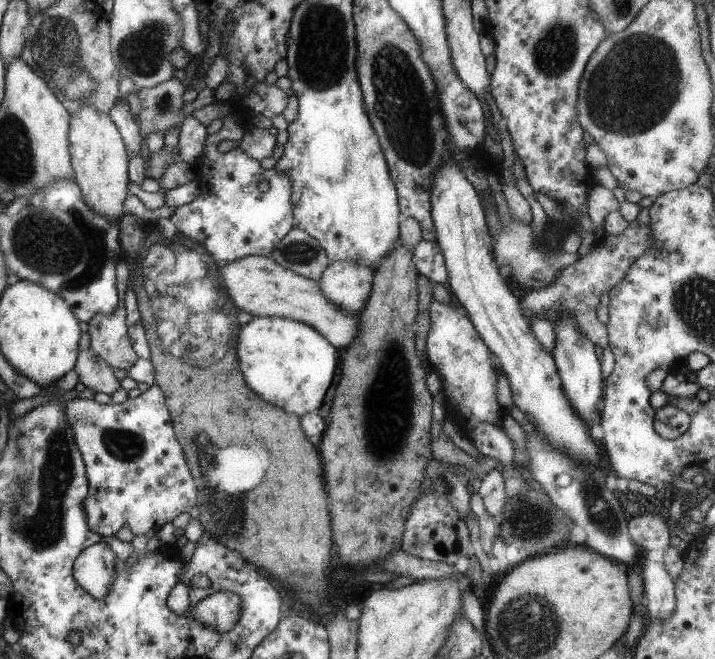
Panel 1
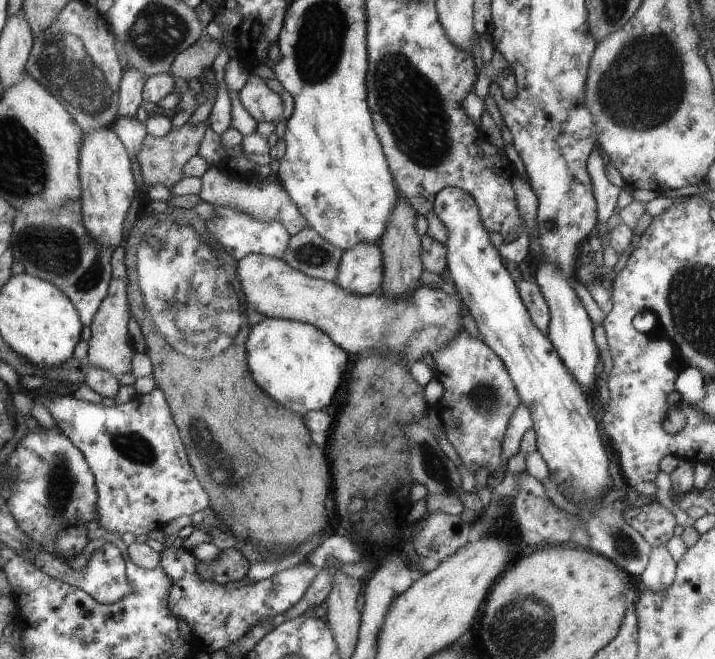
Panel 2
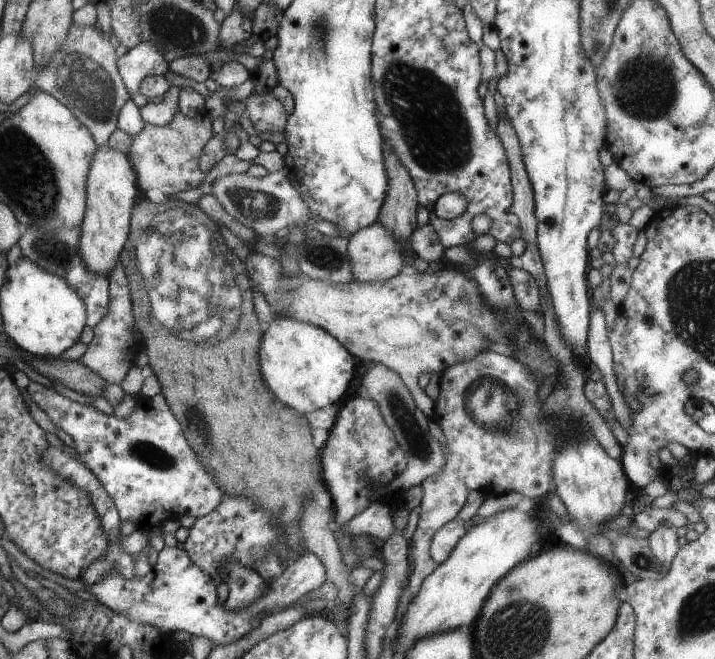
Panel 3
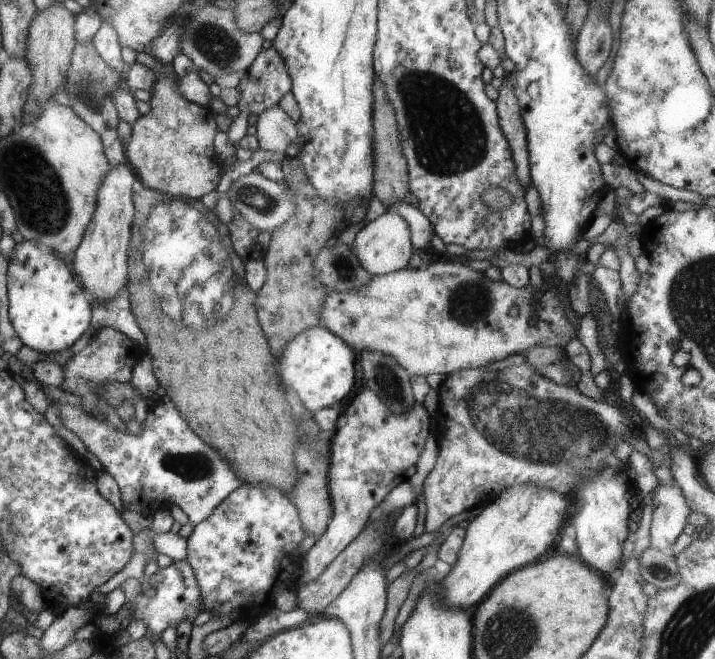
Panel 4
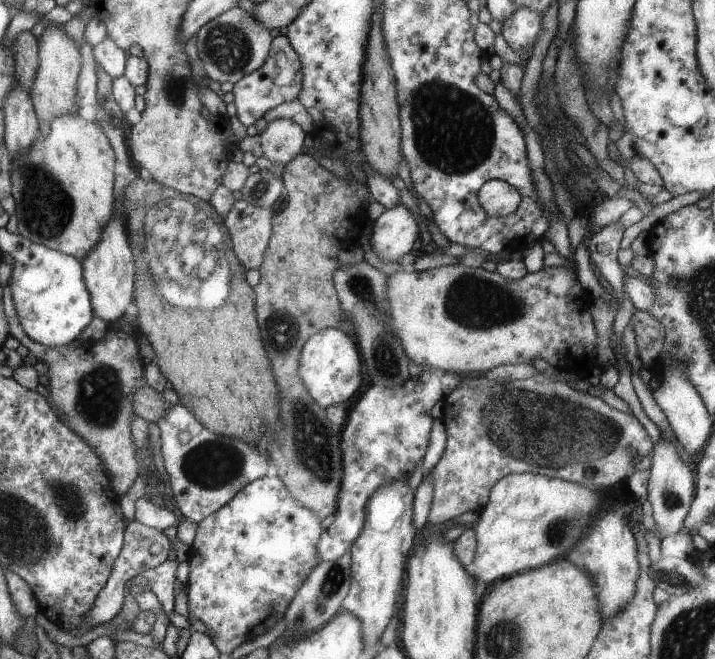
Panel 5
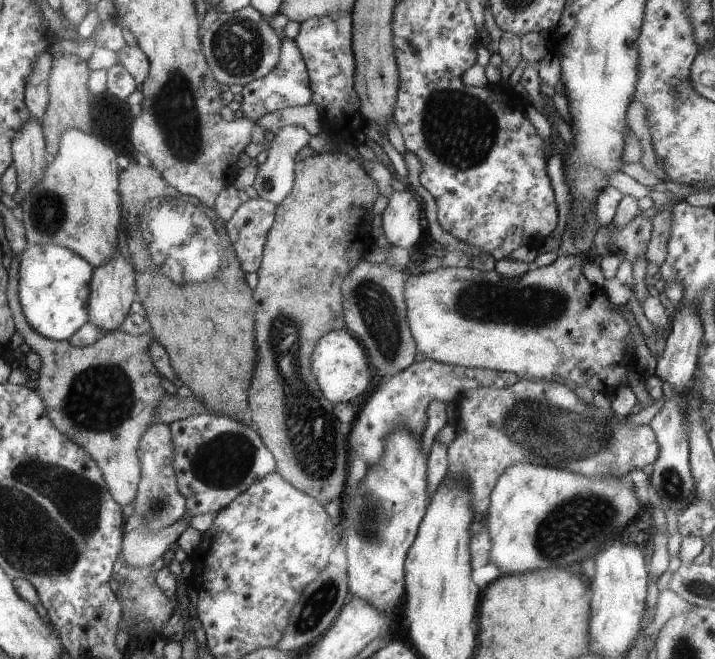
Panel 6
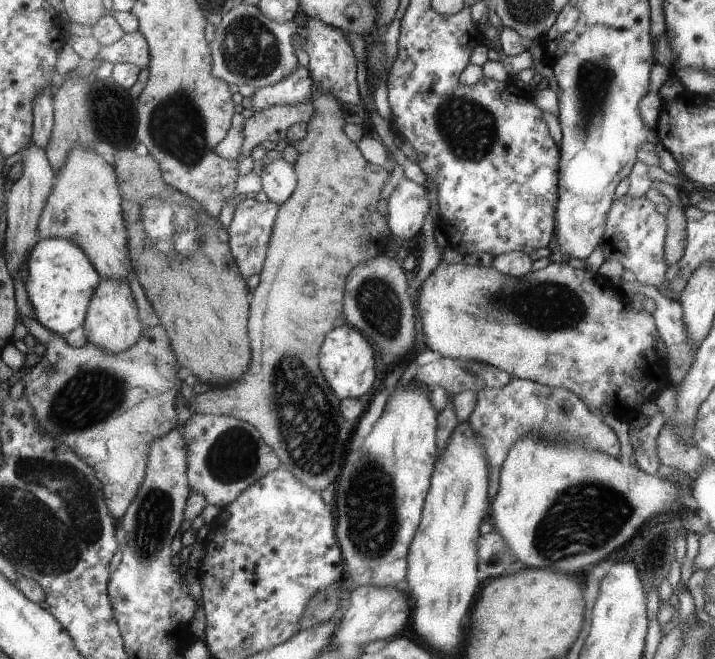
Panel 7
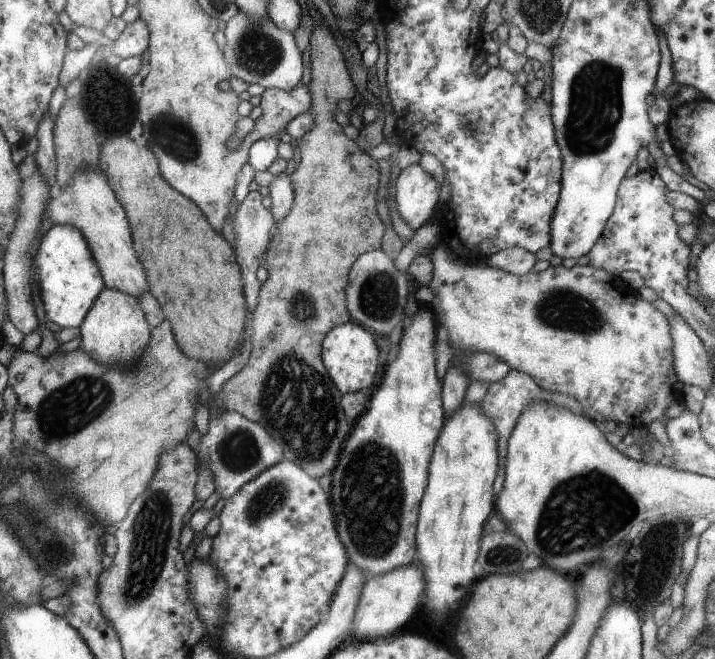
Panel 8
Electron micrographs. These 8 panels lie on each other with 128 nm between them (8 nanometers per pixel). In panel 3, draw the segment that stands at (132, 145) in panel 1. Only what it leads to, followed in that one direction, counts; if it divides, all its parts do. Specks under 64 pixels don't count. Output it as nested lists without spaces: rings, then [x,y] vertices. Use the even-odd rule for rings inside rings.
[[[139,42],[132,46],[117,58],[116,65],[129,95],[138,92],[143,78],[161,75],[168,70],[168,63],[151,42]]]

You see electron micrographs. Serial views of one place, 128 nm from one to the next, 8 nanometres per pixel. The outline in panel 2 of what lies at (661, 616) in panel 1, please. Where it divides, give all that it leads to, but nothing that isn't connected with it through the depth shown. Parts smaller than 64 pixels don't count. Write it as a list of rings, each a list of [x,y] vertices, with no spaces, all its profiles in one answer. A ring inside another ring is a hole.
[[[665,546],[650,549],[648,556],[647,566],[636,580],[641,580],[641,584],[645,584],[649,592],[663,594],[673,582],[676,562]]]

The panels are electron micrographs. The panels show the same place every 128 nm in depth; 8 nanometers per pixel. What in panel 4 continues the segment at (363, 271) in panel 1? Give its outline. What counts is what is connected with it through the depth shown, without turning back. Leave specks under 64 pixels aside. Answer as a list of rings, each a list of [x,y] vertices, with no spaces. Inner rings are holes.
[[[386,210],[365,224],[353,238],[353,254],[361,268],[371,276],[379,276],[407,267],[413,252],[409,238],[409,226],[397,213]]]

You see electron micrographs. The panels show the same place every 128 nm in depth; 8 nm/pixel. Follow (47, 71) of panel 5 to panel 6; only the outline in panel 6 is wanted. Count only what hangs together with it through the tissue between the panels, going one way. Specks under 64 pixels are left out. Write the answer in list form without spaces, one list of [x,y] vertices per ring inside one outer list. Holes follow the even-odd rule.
[[[62,52],[53,57],[46,81],[47,103],[45,111],[39,120],[44,137],[44,148],[49,158],[57,151],[58,135],[67,127],[76,127],[81,131],[91,131],[90,128],[90,98],[86,82],[90,70],[85,61],[77,56]]]

